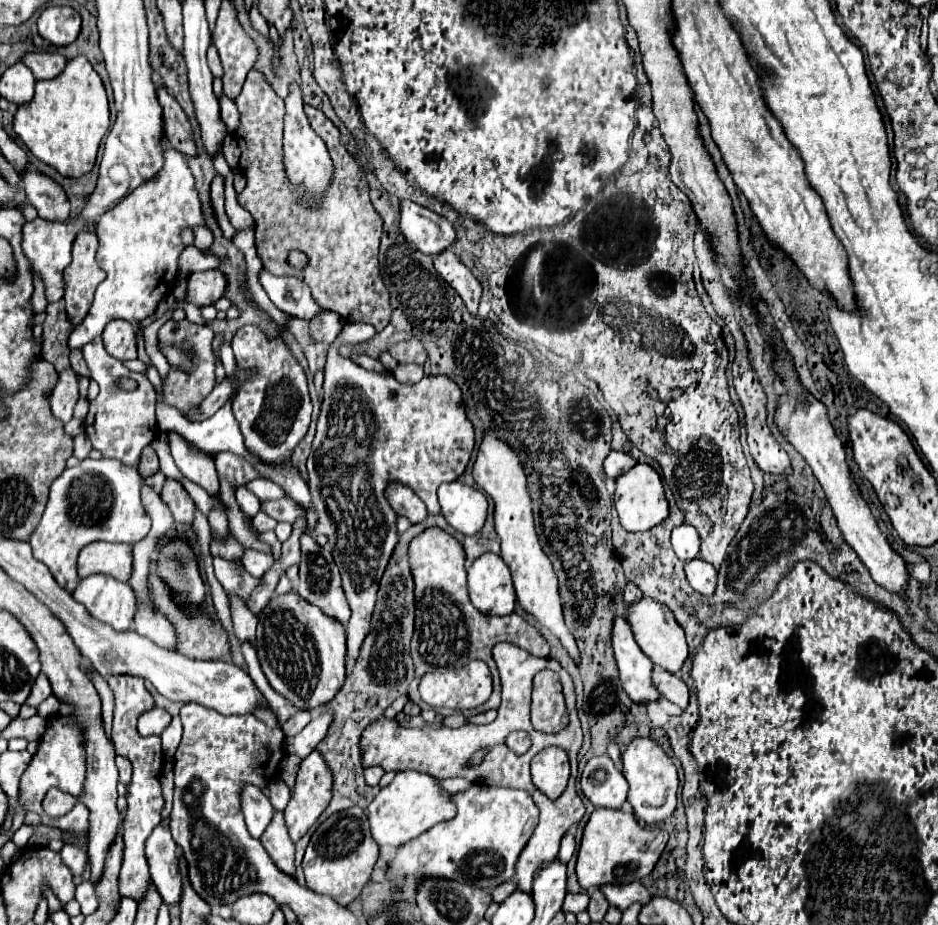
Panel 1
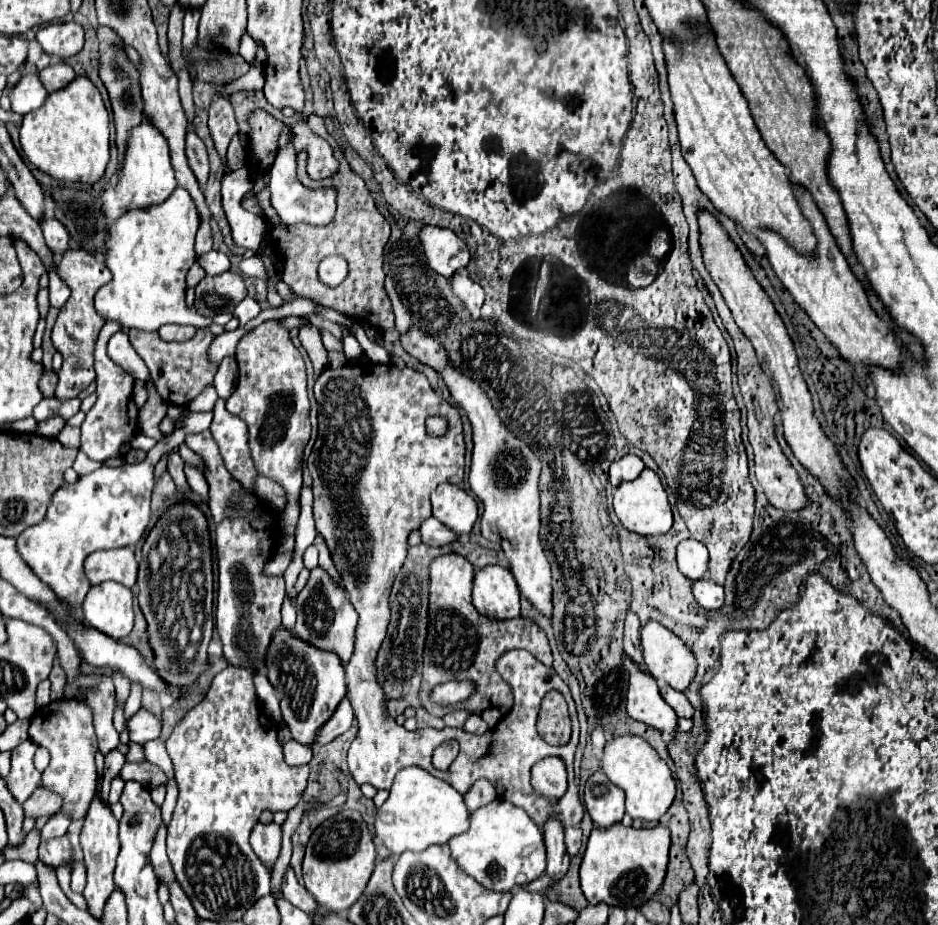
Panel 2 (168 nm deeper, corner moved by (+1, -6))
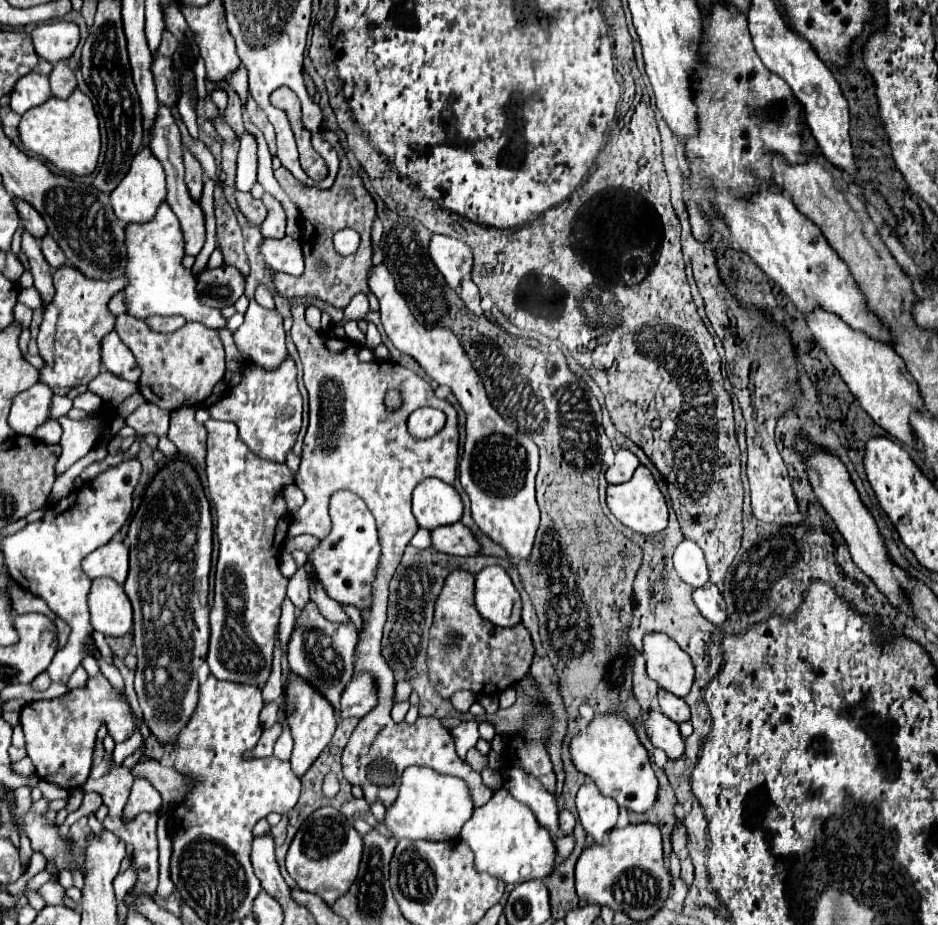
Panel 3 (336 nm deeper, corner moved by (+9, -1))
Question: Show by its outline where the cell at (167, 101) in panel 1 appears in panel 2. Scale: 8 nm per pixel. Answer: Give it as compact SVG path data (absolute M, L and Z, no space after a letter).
M193 129L187 131L185 137L185 153L187 153L187 161L191 171L195 173L199 185L205 185L205 179L209 175L209 161L207 161L207 151L203 141L197 137L197 133Z

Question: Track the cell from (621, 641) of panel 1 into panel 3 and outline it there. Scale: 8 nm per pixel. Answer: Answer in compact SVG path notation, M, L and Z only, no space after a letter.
M651 710L645 722L647 732L651 734L651 742L655 748L663 748L669 760L679 760L685 754L685 744L679 734L679 728L673 720L665 718L659 710Z

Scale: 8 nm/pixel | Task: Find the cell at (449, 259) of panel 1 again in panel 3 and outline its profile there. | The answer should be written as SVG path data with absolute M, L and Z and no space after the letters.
M465 278L465 282L461 282L461 300L467 304L467 308L471 310L471 312L475 312L477 316L481 316L483 314L483 310L481 310L481 306L479 306L479 302L481 302L481 298L479 298L479 288L475 286L475 282L471 280L471 278Z

